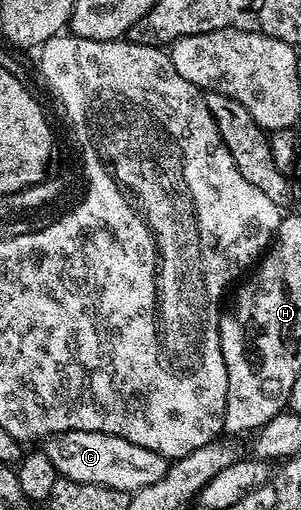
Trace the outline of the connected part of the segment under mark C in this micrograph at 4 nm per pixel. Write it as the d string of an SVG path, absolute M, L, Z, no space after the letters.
M62 431L60 435L50 436L41 450L53 461L62 478L128 493L145 489L145 485L153 485L153 481L161 481L169 466L169 460L161 453L153 453L153 449L133 445L133 441L125 441L123 435L96 431Z

